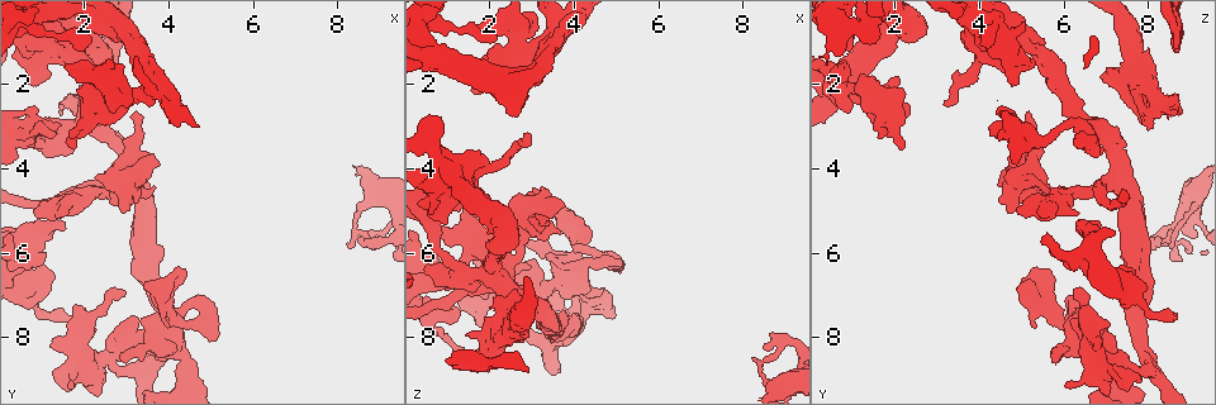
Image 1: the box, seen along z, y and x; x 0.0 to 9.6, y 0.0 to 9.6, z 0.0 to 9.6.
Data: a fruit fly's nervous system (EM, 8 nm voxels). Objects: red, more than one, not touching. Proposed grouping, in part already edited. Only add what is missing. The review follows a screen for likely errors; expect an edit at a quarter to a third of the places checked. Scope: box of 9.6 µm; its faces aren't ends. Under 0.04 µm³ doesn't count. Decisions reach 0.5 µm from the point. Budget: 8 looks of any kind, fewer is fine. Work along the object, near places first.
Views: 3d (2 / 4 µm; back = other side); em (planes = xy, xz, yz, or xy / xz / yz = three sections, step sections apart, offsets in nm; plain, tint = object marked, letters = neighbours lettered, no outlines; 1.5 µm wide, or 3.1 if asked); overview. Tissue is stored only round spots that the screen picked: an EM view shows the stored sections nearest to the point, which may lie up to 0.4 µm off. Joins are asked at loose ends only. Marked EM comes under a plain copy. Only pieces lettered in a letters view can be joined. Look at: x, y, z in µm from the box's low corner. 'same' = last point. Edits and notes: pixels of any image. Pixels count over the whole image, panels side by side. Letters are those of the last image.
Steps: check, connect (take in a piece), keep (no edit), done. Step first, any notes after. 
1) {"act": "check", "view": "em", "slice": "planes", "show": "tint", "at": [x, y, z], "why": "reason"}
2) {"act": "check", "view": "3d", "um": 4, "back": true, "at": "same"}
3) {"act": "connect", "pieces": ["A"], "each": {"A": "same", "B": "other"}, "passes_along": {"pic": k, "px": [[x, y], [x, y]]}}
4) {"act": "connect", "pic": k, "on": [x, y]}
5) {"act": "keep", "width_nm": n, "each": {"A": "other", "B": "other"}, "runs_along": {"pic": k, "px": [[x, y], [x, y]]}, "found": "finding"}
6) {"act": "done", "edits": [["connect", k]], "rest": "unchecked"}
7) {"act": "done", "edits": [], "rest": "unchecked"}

{"act": "check", "view": "em", "slice": "planes", "show": "letters", "at": [4.05, 7.80, 5.25], "why": "free end"}

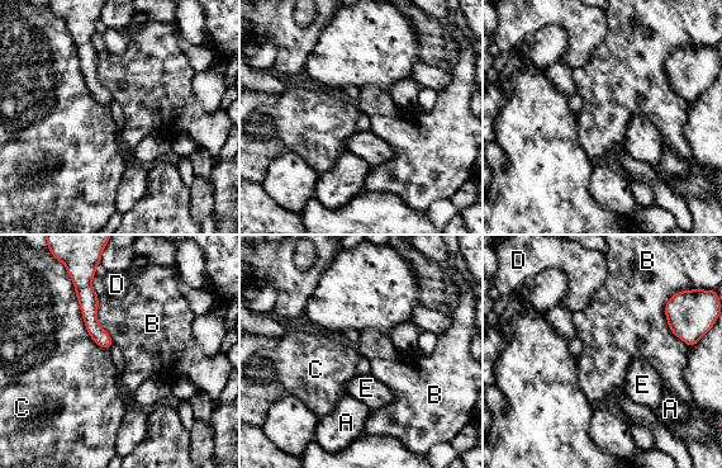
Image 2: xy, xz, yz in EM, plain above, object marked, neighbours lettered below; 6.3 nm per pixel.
{"act": "keep", "each": {"A": "other", "B": "other", "C": "other", "D": "other", "E": "other"}, "border": {"pic": 2, "px": [[71, 282], [88, 334], [108, 350]]}, "found": "none of them fits"}

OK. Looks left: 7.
{"act": "check", "view": "3d", "um": 4, "at": [3.15, 2.65, 5.05], "why": "free end"}

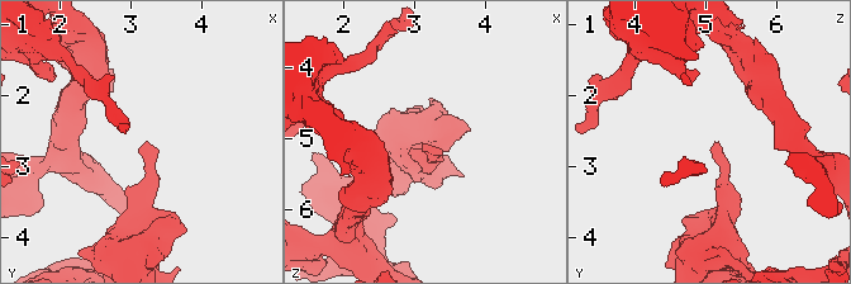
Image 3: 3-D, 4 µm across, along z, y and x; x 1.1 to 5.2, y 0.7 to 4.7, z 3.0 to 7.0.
{"act": "check", "view": "em", "slice": "planes", "show": "letters", "at": [3.20, 2.65, 5.15], "why": "need the tissue"}

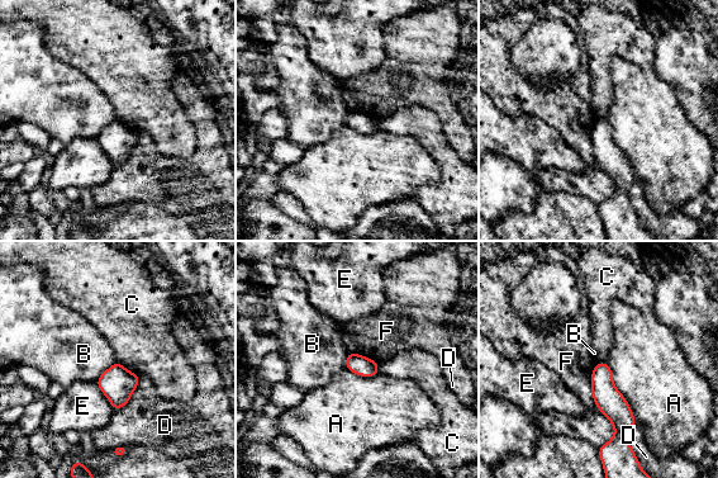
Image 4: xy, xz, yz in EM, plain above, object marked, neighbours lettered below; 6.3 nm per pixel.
{"act": "keep", "each": {"A": "other", "B": "other", "C": "other", "D": "other", "E": "other", "F": "other"}, "runs_along": {"pic": 4, "px": [[599, 365], [619, 436]]}, "found": "no lettered piece goes on from it"}

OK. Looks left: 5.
{"act": "check", "view": "em", "slice": "planes", "show": "letters", "at": [1.20, 1.10, 8.70], "why": "free end"}

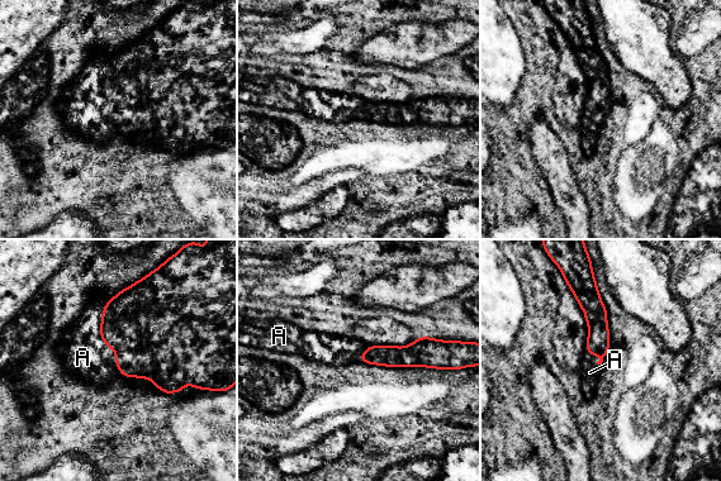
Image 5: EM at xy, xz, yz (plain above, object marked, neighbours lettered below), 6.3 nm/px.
{"act": "connect", "pieces": ["A"], "each": {"A": "same"}, "found": "it goes on there"}

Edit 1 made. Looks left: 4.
{"act": "done", "edits": [["connect", 5]], "rest": "unchecked"}

